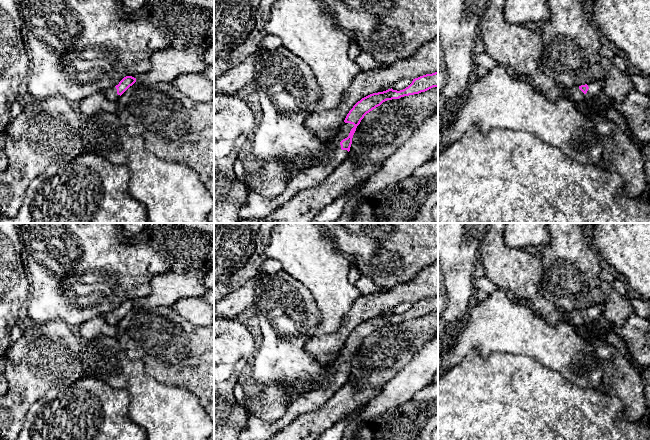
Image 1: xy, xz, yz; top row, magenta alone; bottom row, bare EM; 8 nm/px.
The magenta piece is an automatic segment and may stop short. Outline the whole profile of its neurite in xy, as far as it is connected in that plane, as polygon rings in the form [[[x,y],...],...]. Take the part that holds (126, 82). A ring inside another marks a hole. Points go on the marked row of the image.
[[[132,76],[124,77],[118,85],[115,87],[111,87],[104,91],[107,98],[113,102],[118,95],[122,95],[130,86],[132,86],[136,82],[136,78]]]

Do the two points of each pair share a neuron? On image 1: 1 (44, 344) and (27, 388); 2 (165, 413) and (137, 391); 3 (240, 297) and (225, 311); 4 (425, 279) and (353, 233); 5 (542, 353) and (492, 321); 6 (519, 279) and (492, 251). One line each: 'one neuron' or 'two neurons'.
1: one neuron
2: one neuron
3: one neuron
4: two neurons
5: one neuron
6: one neuron

